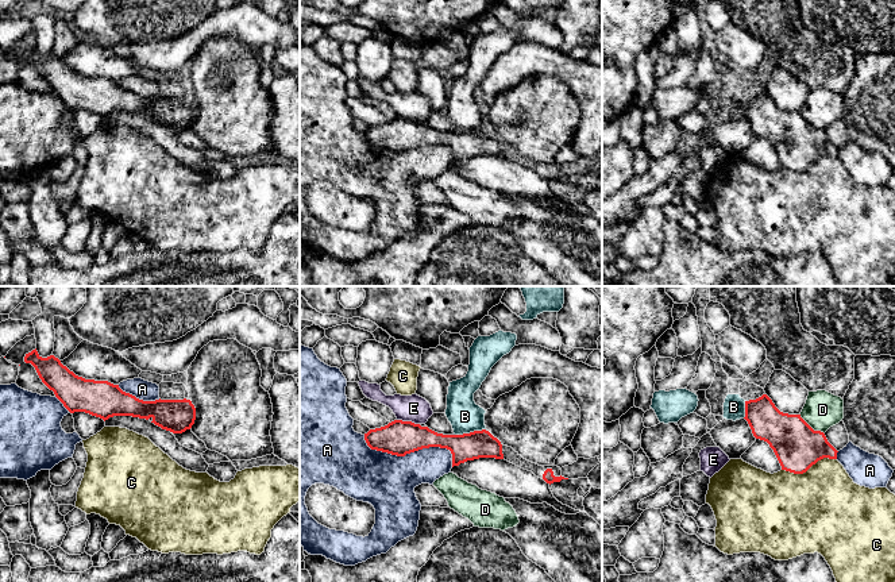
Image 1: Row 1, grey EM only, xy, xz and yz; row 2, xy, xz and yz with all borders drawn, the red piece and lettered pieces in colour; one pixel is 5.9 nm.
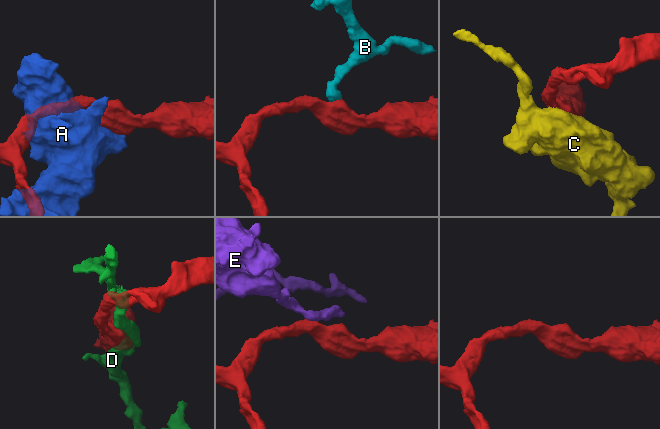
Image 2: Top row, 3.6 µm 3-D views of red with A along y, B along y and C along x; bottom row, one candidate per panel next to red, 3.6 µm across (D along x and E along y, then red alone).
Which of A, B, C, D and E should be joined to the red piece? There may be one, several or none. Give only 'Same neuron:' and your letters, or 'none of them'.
Same neuron: none of them

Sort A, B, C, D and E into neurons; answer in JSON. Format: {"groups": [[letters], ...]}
{"groups": [["A", "B"], ["C"], ["D"], ["E"]]}

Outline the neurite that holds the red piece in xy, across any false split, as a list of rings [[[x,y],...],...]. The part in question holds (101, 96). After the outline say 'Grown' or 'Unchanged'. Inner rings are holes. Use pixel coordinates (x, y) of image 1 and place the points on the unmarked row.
[[[36,46],[26,51],[24,59],[35,65],[70,111],[85,109],[104,119],[113,113],[151,115],[151,120],[173,131],[182,131],[194,122],[196,105],[190,97],[139,97],[119,82],[78,74],[54,53],[42,55]]]. Unchanged

